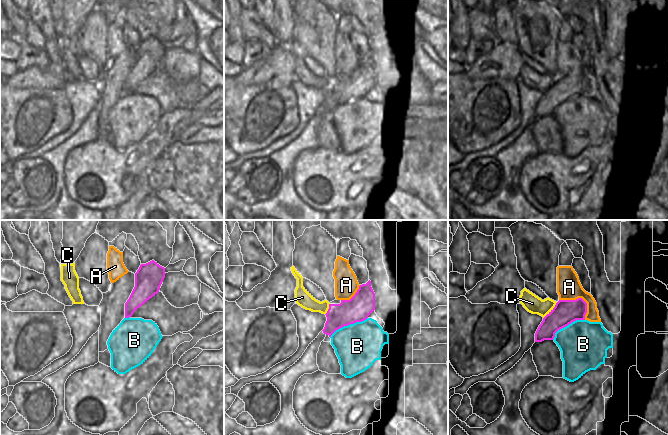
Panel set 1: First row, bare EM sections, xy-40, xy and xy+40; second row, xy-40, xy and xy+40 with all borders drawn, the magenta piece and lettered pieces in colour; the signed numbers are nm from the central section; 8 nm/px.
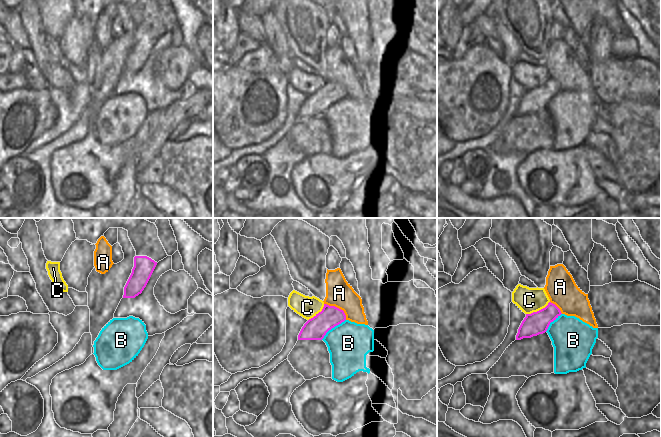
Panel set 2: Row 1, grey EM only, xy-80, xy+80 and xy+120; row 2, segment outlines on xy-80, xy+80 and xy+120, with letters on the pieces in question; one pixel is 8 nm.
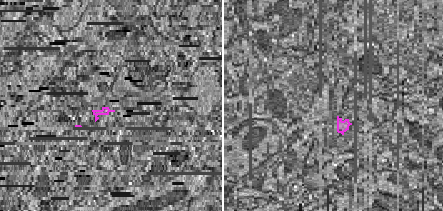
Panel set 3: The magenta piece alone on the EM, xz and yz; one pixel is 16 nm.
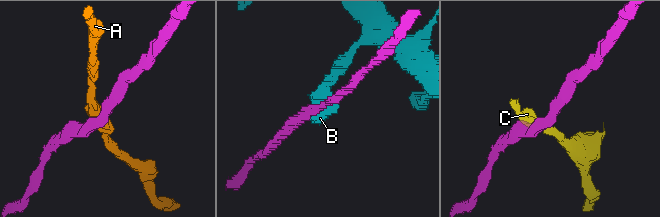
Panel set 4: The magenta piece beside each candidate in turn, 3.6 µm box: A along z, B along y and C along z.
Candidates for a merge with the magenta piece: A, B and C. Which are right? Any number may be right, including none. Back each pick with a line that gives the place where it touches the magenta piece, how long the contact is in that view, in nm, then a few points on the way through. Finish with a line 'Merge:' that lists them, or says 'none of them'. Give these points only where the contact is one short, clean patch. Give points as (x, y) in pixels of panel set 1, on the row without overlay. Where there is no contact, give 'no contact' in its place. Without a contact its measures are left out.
Merge: none of them

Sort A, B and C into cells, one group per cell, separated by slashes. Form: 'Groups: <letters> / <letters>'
Groups: A / B / C.

